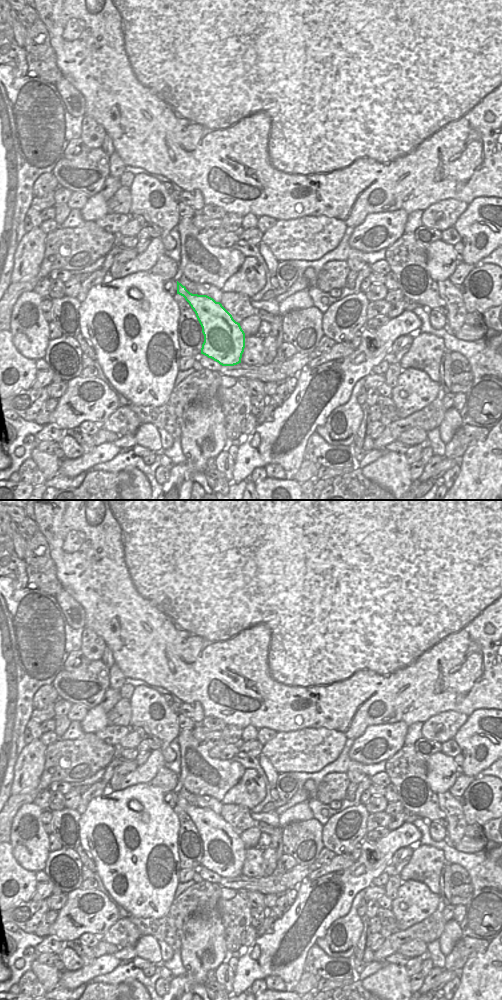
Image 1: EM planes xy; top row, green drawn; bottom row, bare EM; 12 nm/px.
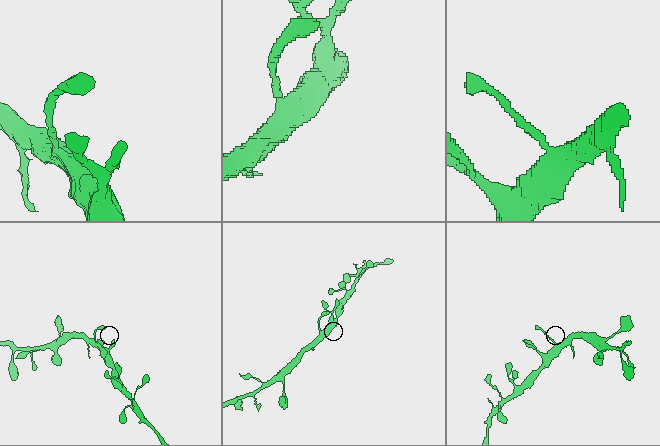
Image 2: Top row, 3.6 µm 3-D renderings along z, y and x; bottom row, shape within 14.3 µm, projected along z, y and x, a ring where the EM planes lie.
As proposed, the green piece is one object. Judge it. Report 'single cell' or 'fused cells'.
single cell

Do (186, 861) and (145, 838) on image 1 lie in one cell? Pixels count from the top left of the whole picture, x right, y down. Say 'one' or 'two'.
two

